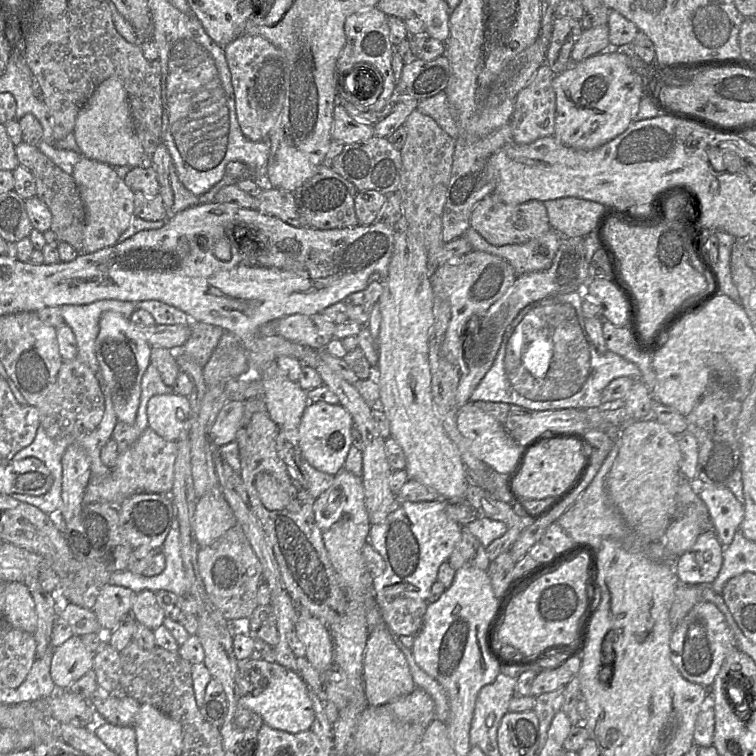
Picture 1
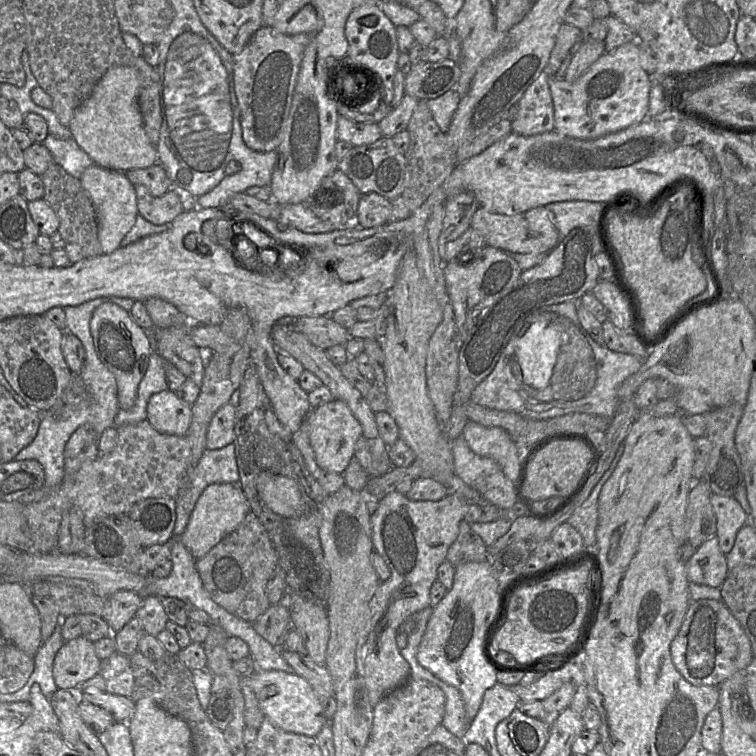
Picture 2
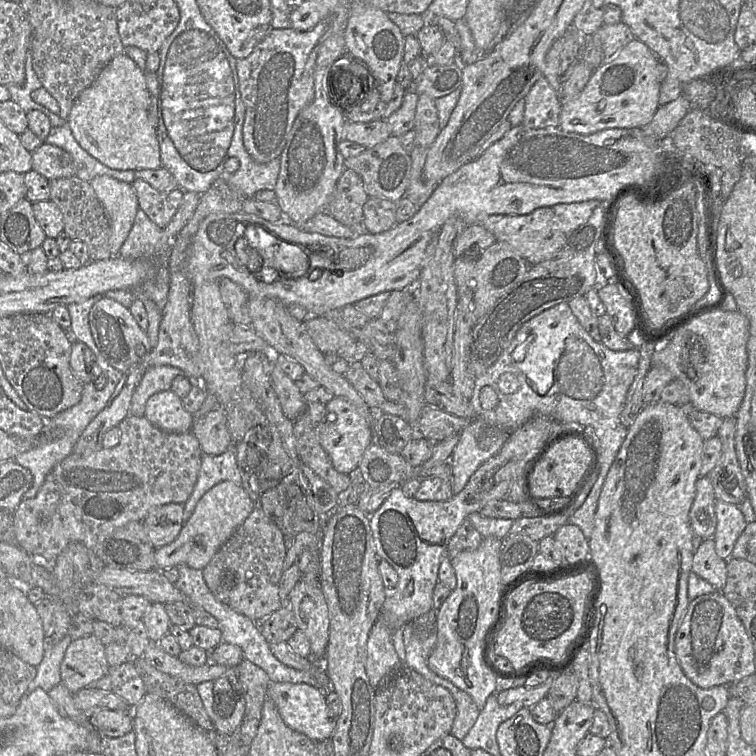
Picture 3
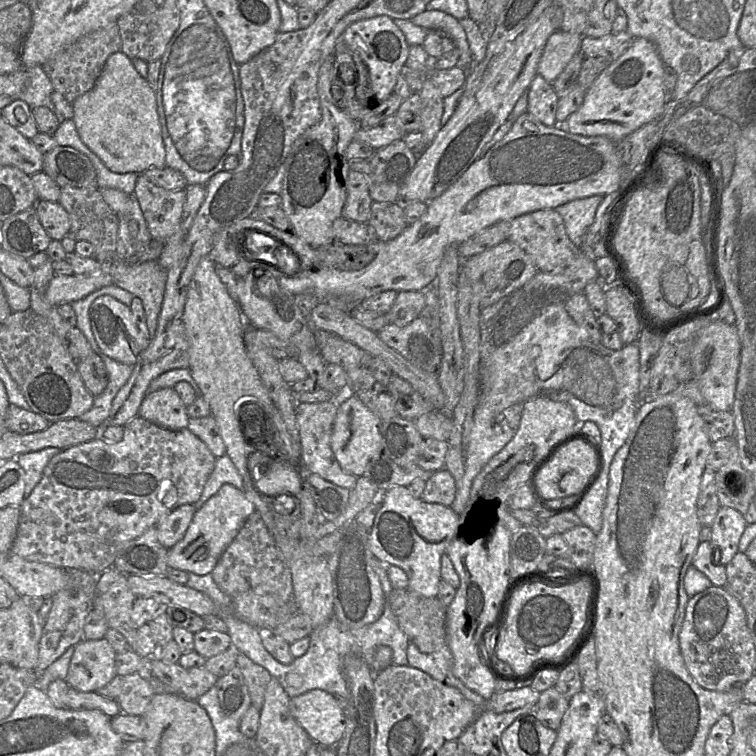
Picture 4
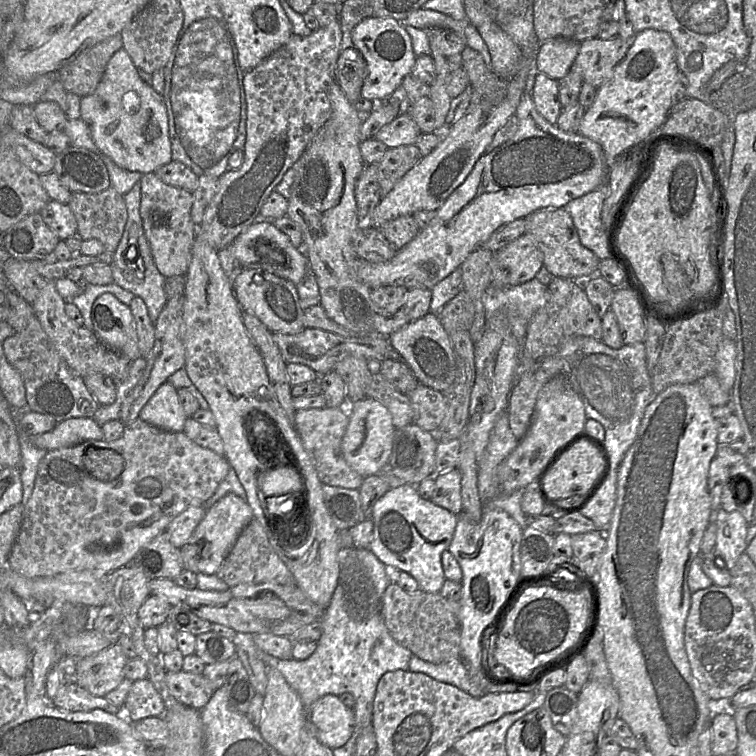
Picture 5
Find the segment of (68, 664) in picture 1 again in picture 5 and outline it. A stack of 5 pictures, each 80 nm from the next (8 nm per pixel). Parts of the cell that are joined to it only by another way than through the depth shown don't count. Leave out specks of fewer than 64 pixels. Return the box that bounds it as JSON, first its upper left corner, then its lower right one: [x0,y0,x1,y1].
[73,645,128,697]

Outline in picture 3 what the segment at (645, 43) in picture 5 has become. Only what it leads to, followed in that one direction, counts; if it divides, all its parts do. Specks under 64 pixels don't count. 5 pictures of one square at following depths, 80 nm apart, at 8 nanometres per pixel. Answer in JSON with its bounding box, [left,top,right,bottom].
[559,38,660,135]

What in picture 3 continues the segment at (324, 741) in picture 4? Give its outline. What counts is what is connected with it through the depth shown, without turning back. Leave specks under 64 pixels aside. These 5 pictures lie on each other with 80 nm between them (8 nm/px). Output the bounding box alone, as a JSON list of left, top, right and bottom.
[267,682,338,743]

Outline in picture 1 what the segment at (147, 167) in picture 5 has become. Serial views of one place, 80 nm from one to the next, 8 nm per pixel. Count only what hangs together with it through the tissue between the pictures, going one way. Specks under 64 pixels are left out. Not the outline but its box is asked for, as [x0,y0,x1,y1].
[73,77,149,167]

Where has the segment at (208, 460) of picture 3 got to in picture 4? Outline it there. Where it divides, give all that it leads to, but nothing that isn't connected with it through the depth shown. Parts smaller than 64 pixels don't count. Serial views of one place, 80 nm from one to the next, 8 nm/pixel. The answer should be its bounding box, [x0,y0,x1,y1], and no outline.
[192,454,244,510]

